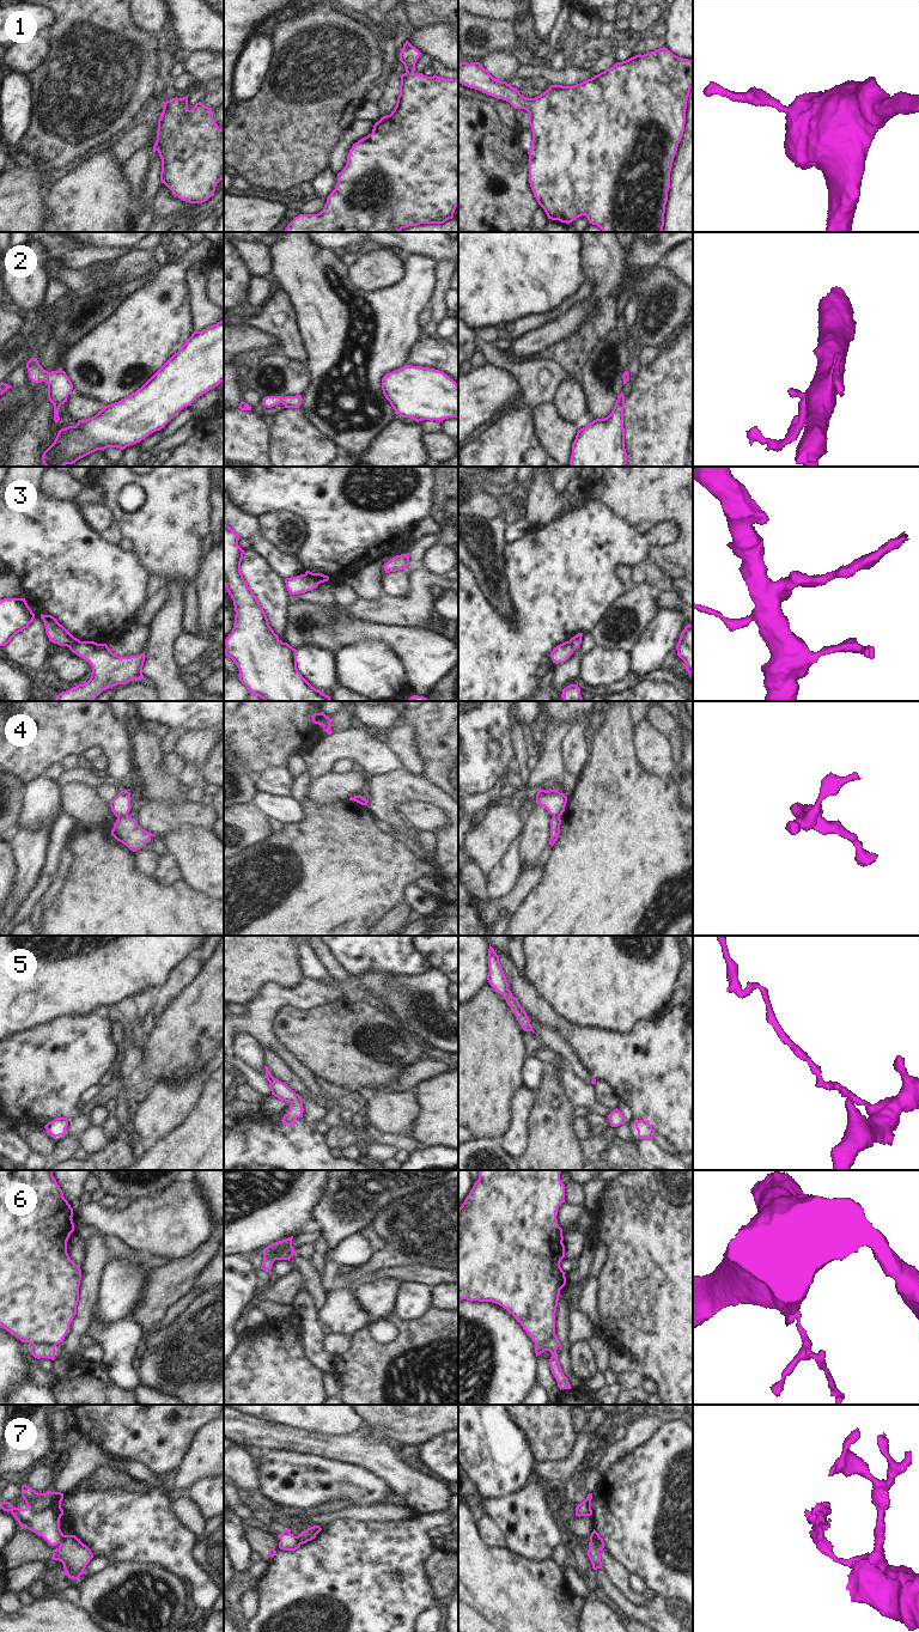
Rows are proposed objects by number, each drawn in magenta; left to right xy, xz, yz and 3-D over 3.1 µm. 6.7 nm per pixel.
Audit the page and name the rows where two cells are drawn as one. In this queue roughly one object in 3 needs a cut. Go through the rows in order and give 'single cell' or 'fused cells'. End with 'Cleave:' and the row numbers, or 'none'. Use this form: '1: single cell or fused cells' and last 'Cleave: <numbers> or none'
1: single cell
2: single cell
3: fused cells
4: fused cells
5: single cell
6: fused cells
7: fused cells
Cleave: 3, 4, 6, 7

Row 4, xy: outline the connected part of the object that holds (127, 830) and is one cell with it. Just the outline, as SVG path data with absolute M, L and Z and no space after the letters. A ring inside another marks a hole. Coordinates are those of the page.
M120 816L114 823L111 835L129 850L136 852L142 848L154 834L142 829L135 818Z

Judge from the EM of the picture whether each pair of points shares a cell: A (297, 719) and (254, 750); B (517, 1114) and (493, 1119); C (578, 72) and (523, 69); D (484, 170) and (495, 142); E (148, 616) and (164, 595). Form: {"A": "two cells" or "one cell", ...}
{"A": "one cell", "B": "two cells", "C": "one cell", "D": "one cell", "E": "one cell"}

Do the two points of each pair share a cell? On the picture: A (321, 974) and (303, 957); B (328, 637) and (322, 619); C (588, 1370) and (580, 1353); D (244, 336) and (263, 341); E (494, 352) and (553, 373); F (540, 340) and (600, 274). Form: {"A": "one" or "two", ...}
{"A": "one", "B": "one", "C": "one", "D": "one", "E": "one", "F": "two"}

